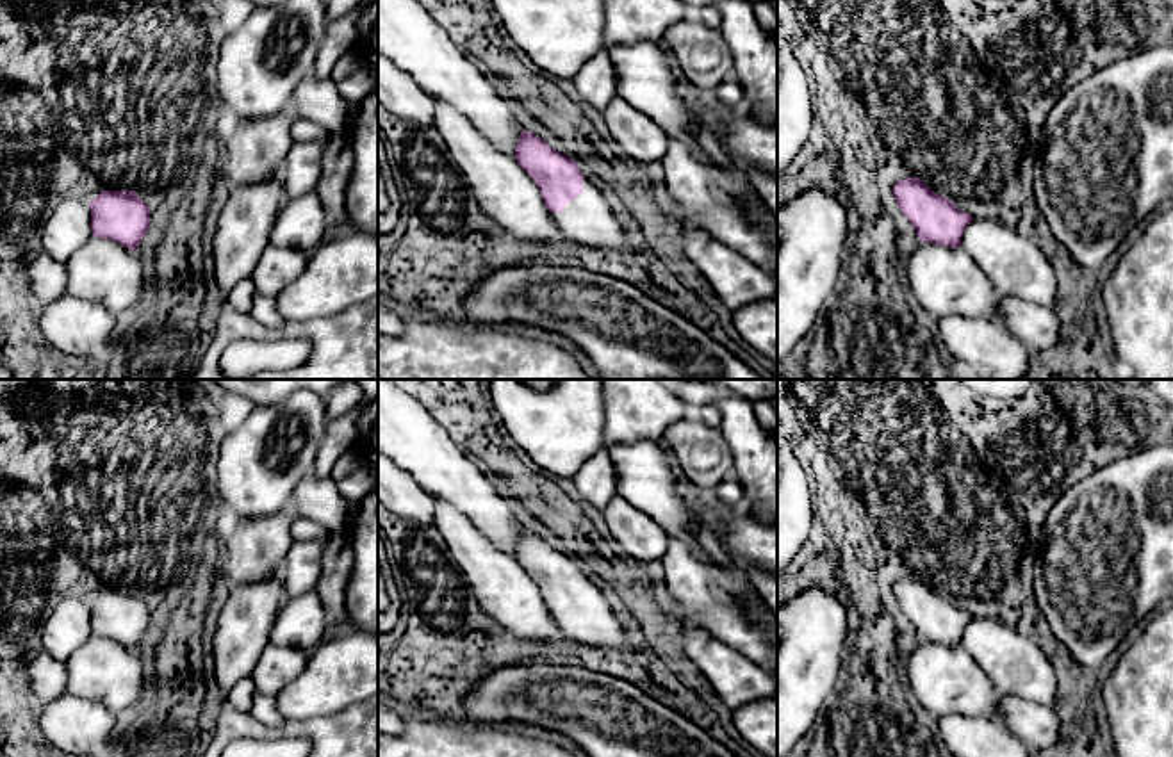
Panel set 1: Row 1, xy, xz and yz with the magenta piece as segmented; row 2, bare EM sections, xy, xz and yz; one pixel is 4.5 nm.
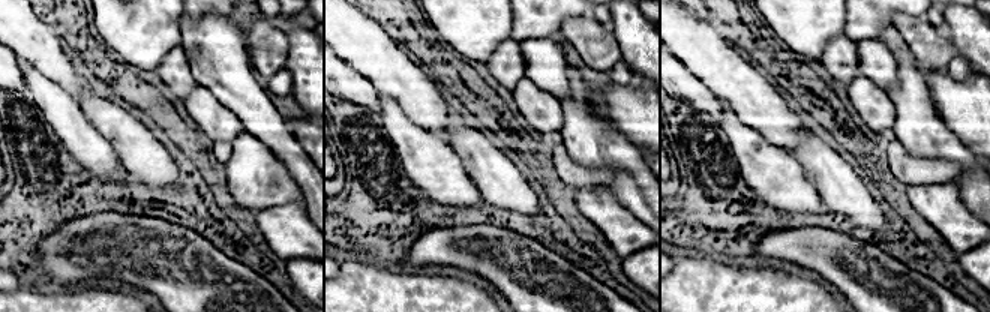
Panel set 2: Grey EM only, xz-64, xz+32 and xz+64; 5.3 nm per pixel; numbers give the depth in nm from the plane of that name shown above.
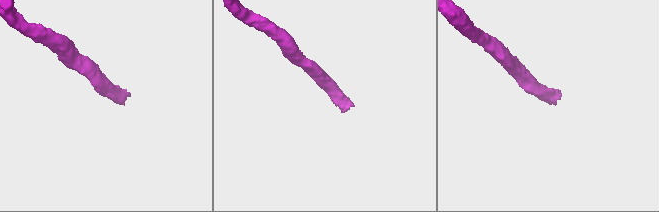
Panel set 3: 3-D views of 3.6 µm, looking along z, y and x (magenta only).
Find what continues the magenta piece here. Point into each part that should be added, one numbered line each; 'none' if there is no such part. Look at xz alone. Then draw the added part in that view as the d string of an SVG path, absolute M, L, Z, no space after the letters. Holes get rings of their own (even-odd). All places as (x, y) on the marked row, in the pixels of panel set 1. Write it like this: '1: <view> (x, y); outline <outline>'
1: xz (589, 219); outline M586 176L583 192L569 201L563 212L551 212L551 216L563 239L578 246L620 251L631 240L617 214Z

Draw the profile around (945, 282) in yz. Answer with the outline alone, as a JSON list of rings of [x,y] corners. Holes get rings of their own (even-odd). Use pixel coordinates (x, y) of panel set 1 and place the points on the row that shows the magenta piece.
[[[920,242],[902,262],[906,289],[936,317],[997,321],[998,292],[963,248]]]

